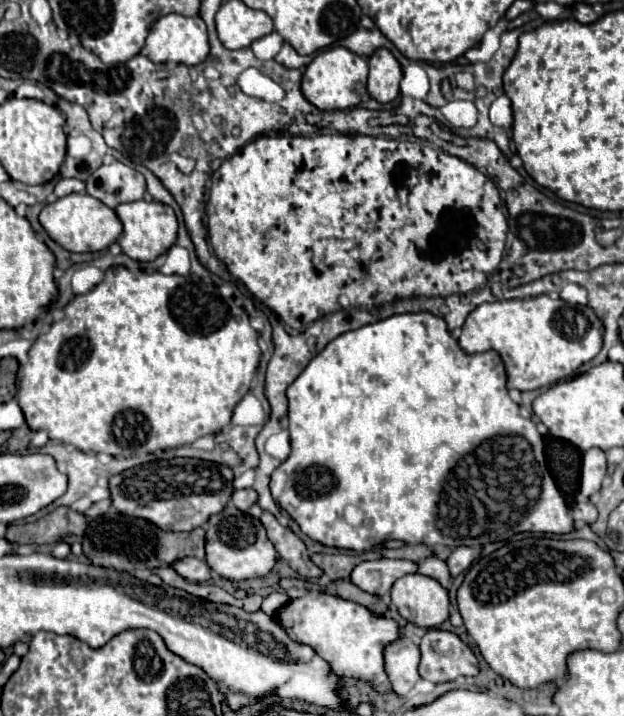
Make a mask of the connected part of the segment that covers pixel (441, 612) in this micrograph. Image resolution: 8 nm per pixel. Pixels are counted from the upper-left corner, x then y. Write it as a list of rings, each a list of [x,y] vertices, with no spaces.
[[[404,575],[392,587],[392,605],[398,613],[426,629],[434,629],[448,619],[448,591],[432,577],[426,575]]]

